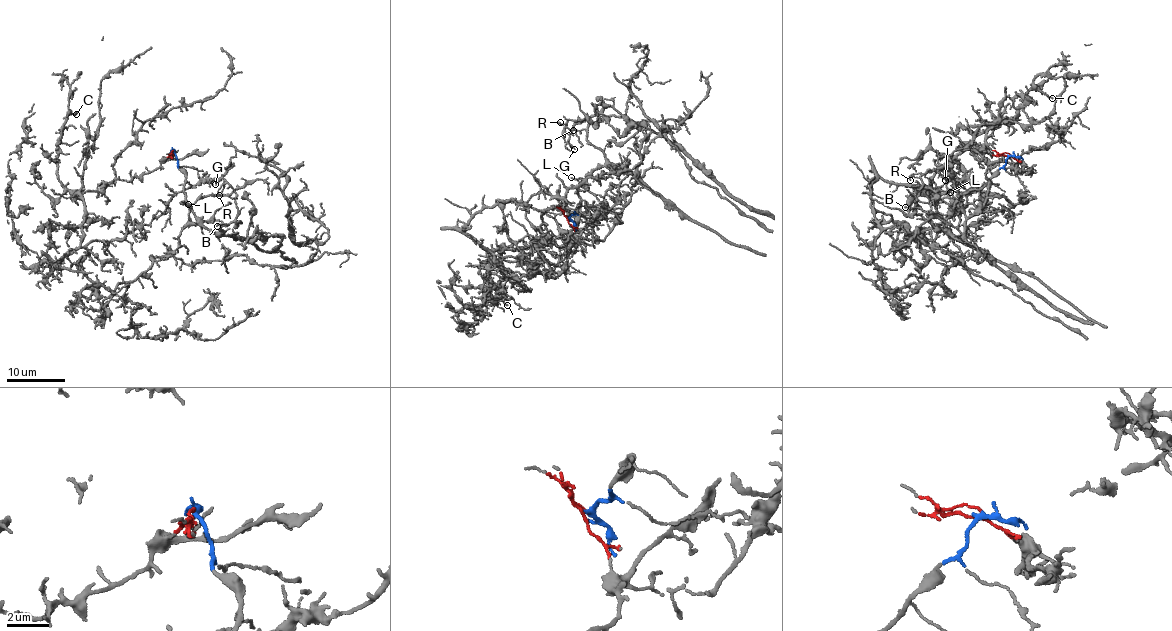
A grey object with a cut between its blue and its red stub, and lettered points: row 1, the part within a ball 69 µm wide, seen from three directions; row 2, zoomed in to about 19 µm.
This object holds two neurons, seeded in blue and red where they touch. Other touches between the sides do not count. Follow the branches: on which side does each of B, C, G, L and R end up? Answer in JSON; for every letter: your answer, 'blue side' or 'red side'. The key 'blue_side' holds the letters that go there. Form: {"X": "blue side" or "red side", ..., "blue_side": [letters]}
{"B": "blue side", "C": "red side", "G": "blue side", "L": "blue side", "R": "blue side", "blue_side": ["B", "G", "L", "R"]}

